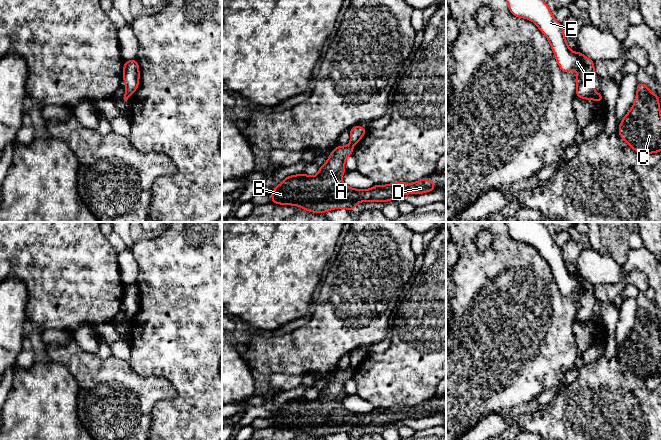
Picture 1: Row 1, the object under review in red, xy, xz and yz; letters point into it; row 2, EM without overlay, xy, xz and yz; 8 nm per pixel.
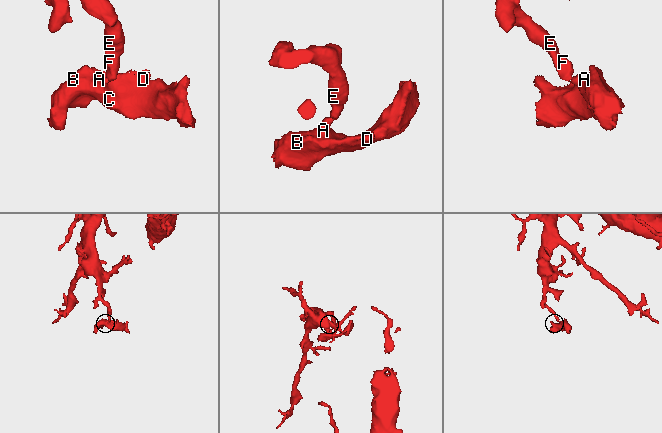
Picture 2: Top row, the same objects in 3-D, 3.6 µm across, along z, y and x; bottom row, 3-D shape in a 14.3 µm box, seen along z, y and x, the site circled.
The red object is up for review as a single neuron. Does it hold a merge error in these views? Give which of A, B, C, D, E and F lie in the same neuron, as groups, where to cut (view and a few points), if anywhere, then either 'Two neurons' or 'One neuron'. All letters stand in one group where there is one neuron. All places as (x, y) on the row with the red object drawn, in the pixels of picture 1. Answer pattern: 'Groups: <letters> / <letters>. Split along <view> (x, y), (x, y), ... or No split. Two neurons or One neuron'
Groups: A B C D / E F. Split along yz (595, 92), (591, 98). Two neurons

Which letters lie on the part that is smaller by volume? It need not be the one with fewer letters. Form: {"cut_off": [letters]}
{"cut_off": ["A", "B", "C", "D"]}

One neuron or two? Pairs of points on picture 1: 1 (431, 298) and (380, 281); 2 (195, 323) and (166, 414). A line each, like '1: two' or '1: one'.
1: two
2: one

